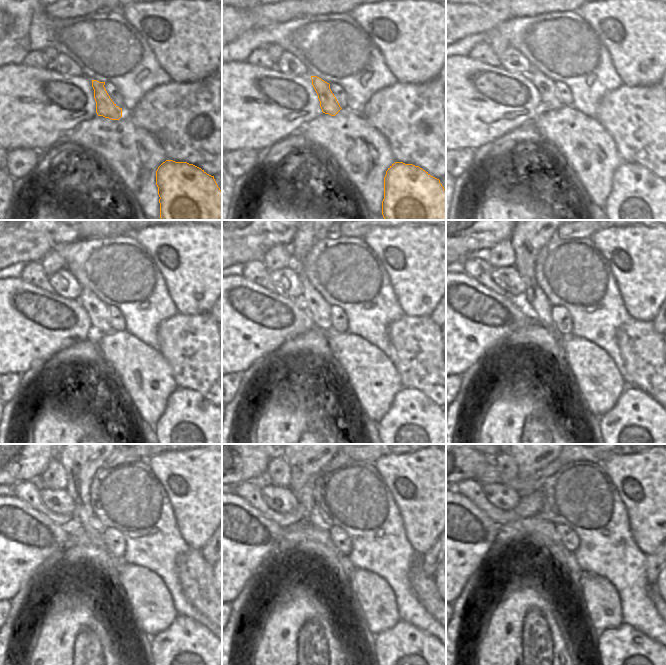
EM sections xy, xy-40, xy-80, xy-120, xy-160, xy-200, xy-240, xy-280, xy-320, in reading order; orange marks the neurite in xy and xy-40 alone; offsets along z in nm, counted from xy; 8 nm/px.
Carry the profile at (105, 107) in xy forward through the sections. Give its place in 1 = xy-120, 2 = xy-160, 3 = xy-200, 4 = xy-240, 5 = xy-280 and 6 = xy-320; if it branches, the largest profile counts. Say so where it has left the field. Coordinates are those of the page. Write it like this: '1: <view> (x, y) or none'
1: xy-120 (97, 310)
2: xy-160 (319, 310)
3: xy-200 (527, 240)
4: xy-240 (80, 464)
5: xy-280 (305, 464)
6: xy-320 (527, 464)

